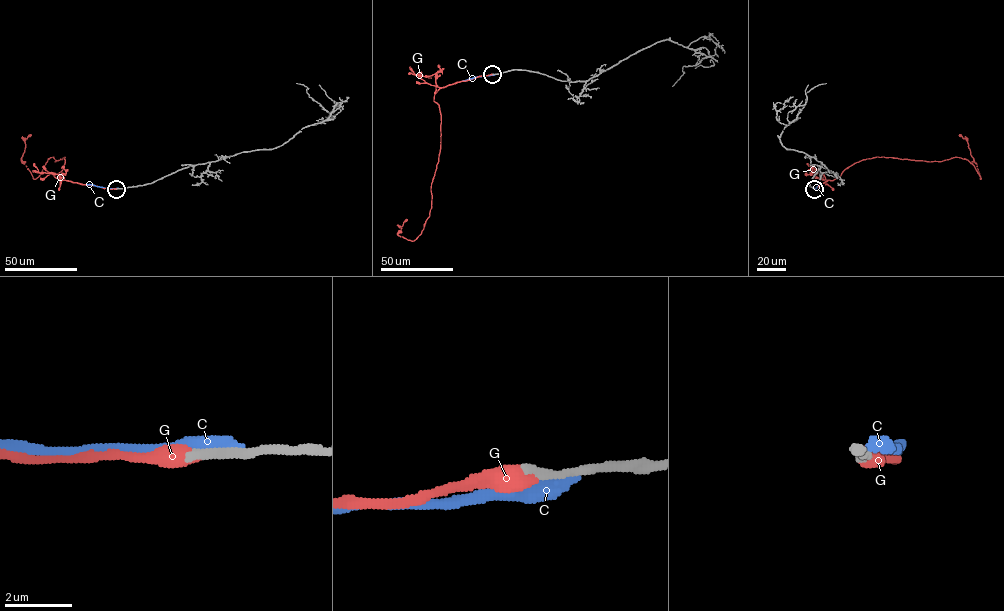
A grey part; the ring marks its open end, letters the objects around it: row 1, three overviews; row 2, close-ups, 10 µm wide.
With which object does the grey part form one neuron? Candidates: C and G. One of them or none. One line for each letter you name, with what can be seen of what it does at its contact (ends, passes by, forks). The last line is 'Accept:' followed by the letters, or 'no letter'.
G: it ends
Accept: G

